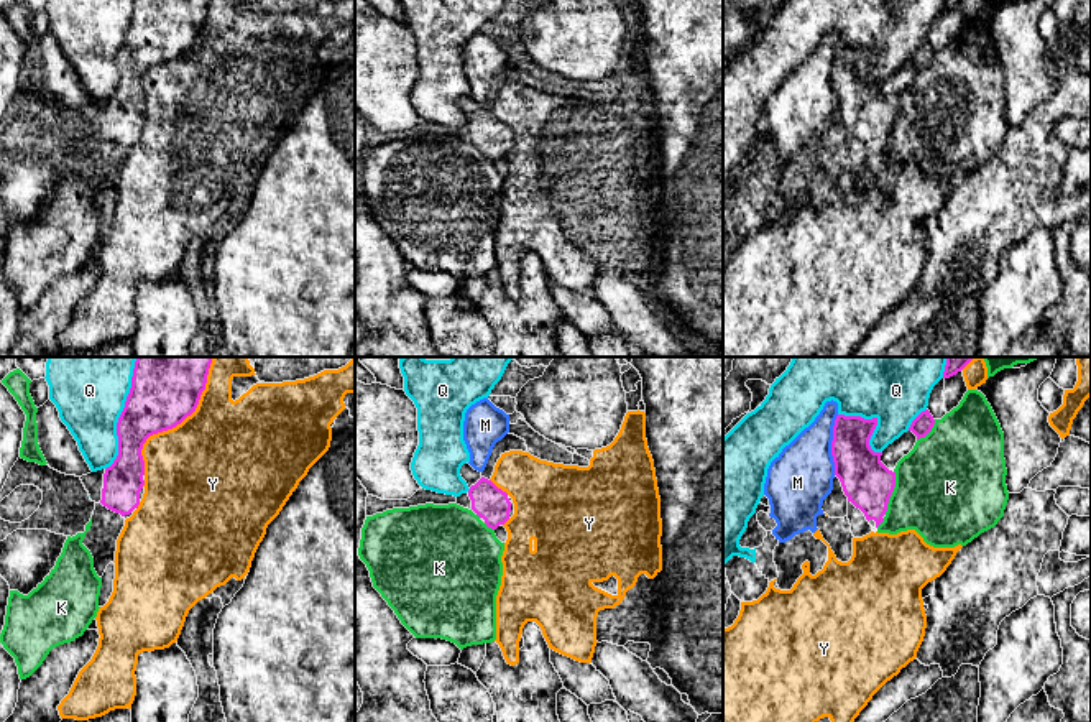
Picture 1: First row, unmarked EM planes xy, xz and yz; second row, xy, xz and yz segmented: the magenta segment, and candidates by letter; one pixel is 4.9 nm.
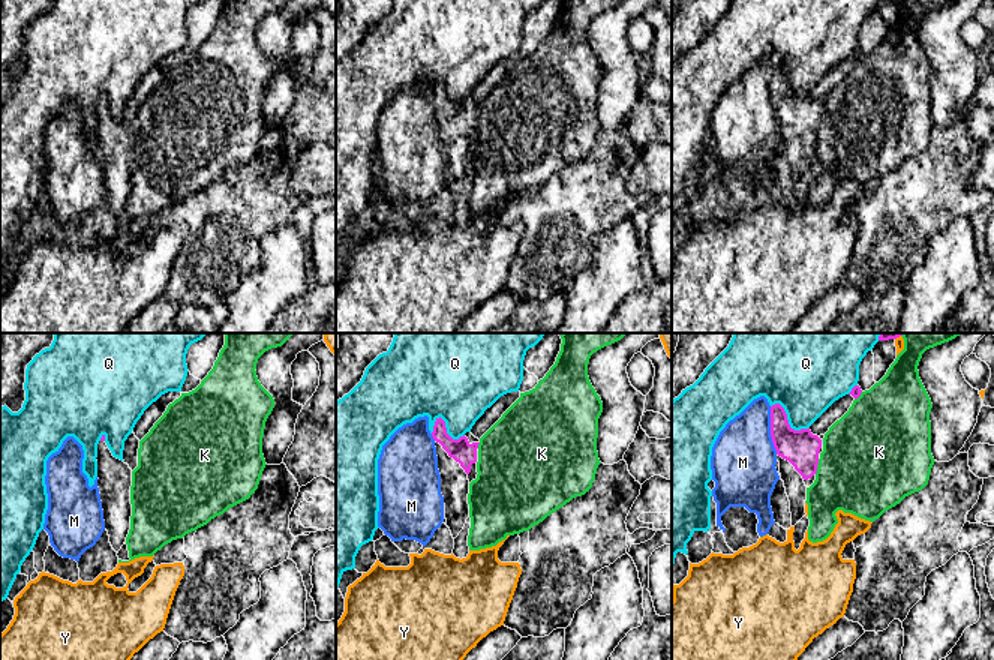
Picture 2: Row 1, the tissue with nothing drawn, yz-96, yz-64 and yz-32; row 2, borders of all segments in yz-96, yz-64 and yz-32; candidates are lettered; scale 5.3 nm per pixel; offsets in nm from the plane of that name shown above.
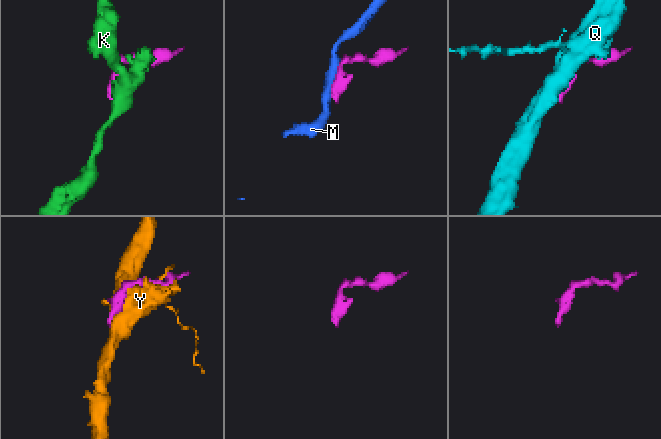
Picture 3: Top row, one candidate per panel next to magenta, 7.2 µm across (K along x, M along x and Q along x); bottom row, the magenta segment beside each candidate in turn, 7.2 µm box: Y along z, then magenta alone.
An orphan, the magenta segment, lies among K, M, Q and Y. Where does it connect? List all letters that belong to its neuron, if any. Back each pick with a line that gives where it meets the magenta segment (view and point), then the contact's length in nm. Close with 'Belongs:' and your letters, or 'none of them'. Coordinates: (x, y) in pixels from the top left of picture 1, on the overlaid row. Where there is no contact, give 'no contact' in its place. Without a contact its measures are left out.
Belongs: none of them

